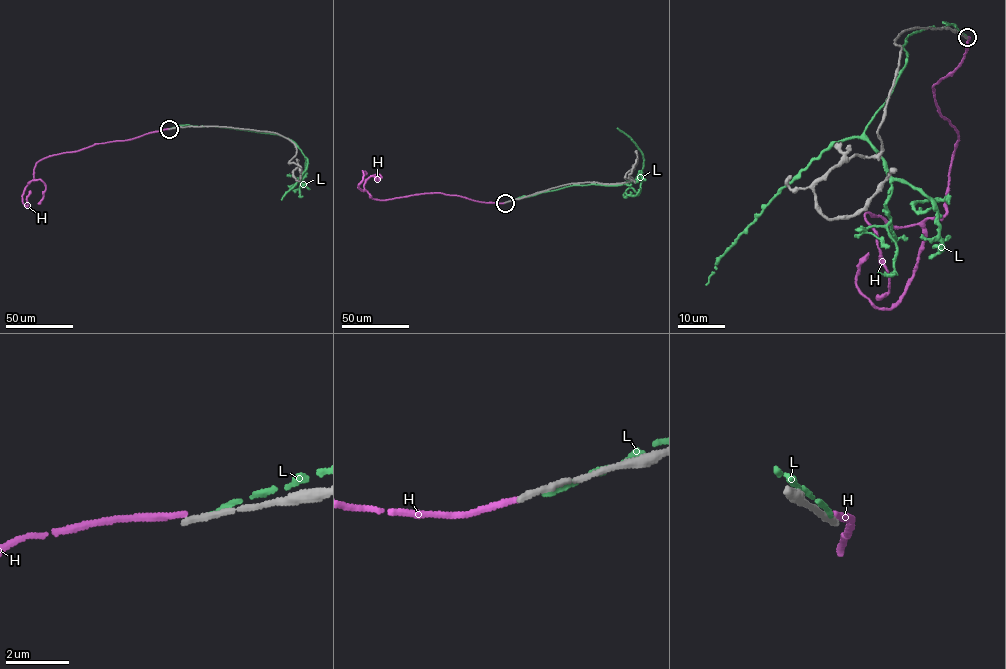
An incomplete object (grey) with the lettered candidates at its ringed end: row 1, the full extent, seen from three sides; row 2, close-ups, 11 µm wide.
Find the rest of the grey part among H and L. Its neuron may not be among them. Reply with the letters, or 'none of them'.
none of them

